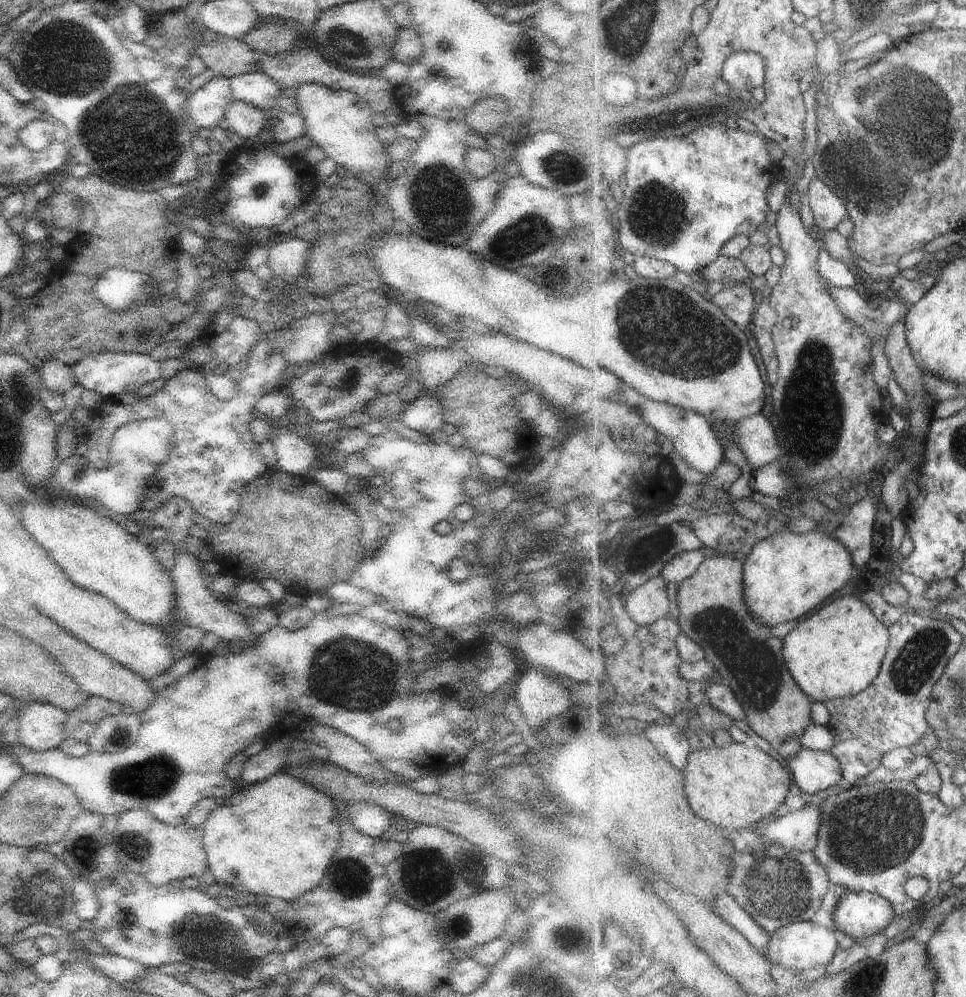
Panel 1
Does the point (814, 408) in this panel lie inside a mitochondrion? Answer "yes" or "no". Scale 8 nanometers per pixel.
yes

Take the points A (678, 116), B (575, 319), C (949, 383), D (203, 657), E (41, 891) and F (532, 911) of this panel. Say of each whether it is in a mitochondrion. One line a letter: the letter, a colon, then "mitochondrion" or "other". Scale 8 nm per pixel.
A: mitochondrion
B: other
C: other
D: other
E: mitochondrion
F: other

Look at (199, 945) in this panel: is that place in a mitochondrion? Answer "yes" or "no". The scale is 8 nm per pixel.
yes

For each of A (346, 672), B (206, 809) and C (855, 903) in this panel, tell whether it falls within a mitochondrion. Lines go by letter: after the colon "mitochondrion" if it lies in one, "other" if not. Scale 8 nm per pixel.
A: mitochondrion
B: other
C: other

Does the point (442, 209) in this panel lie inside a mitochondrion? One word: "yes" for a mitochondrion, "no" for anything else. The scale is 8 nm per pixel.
yes

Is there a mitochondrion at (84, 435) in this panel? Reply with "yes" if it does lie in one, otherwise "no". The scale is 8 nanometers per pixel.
no

